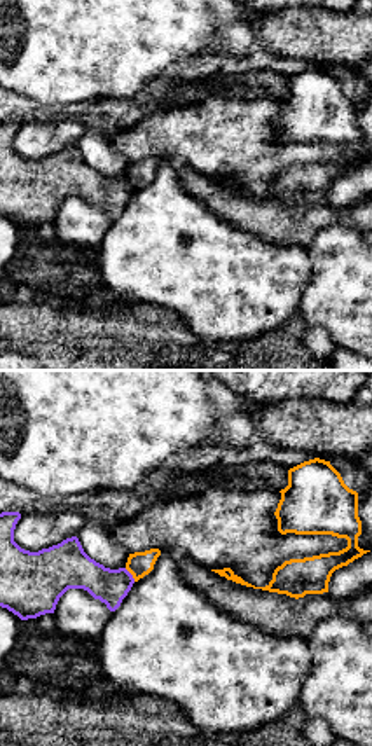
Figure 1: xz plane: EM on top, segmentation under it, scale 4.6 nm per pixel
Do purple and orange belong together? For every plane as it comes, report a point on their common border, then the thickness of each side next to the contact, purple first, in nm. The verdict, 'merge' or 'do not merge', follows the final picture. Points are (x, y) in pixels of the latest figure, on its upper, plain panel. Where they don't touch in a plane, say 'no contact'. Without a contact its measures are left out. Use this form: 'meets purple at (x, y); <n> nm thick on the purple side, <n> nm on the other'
meets purple at (131, 184); 170 nm thick on the purple side, 110 nm on the other

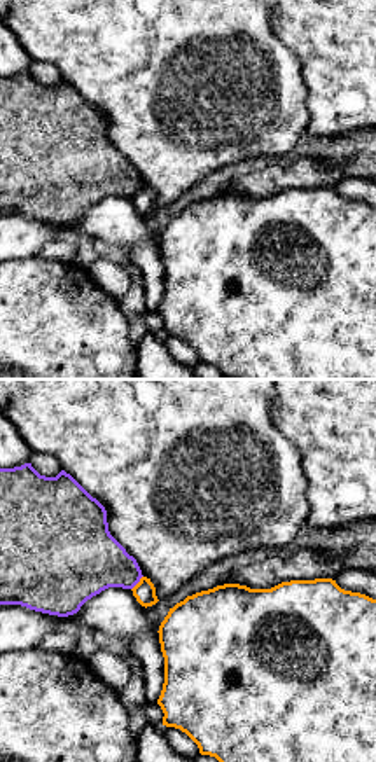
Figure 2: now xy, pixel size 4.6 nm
meets purple at (139, 189); 300 nm thick on the purple side, 100 nm on the other

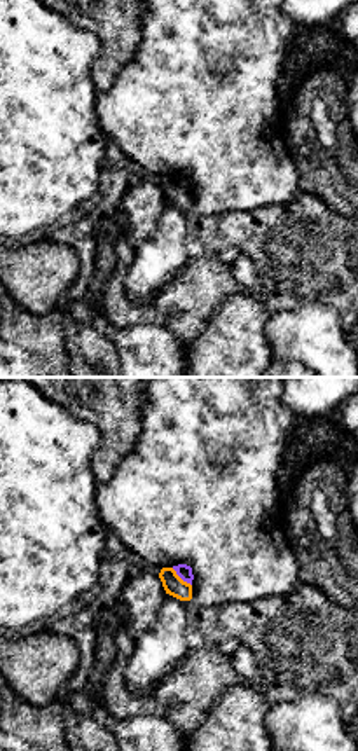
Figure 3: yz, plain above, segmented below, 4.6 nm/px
meets purple at (182, 187); 70 nm thick on the purple side, 90 nm on the other

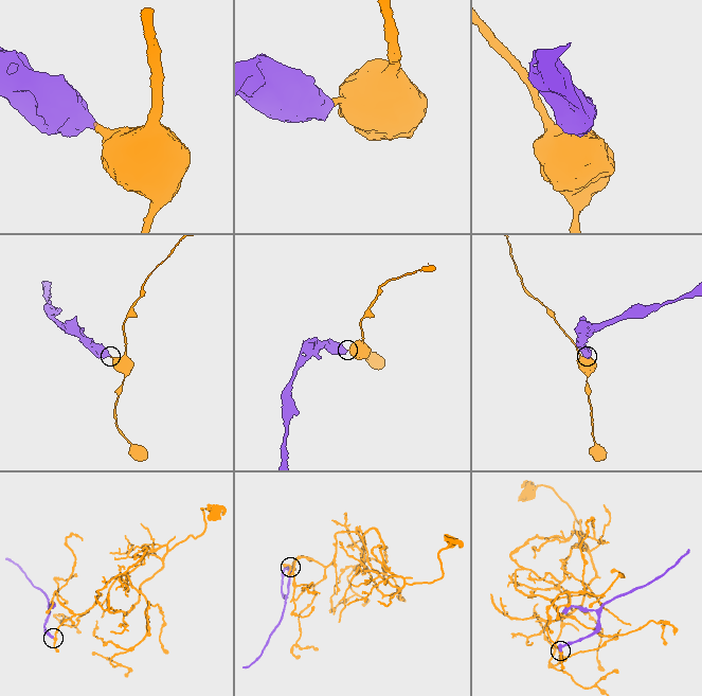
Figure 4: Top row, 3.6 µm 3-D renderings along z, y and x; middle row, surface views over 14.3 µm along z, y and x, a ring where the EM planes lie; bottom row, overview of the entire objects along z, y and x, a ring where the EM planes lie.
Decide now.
do not merge

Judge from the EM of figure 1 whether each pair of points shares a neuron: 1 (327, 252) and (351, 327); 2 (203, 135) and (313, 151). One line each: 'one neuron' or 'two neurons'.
1: one neuron
2: one neuron

